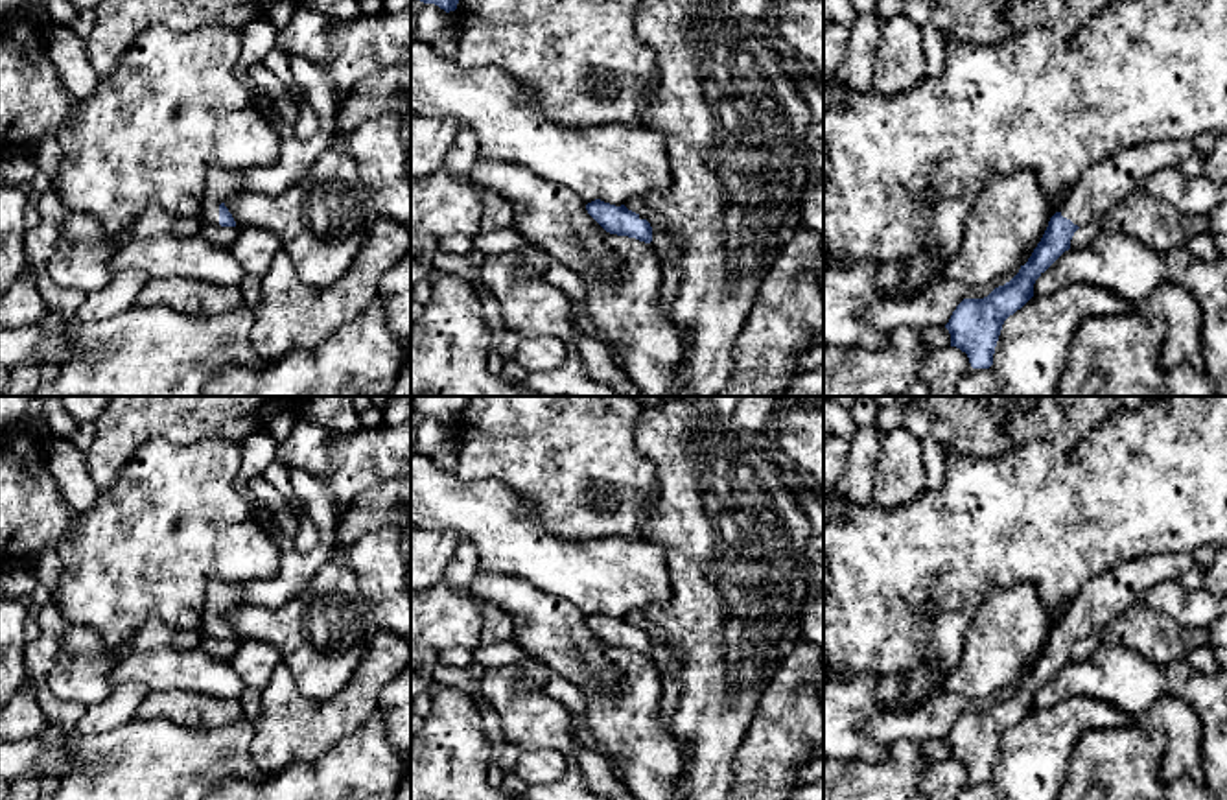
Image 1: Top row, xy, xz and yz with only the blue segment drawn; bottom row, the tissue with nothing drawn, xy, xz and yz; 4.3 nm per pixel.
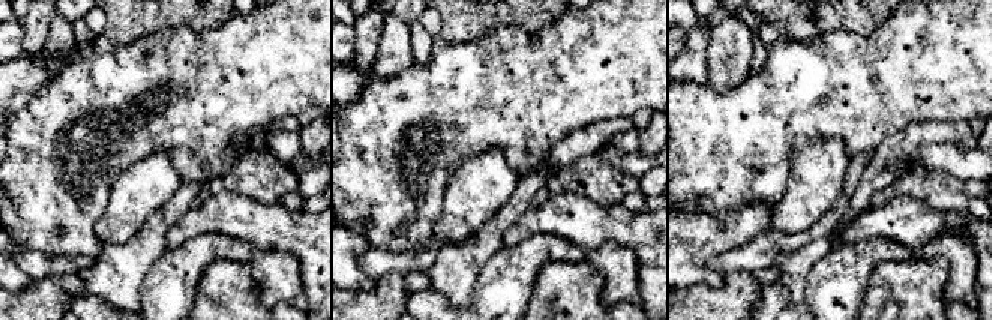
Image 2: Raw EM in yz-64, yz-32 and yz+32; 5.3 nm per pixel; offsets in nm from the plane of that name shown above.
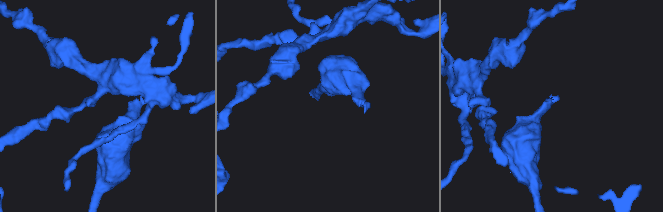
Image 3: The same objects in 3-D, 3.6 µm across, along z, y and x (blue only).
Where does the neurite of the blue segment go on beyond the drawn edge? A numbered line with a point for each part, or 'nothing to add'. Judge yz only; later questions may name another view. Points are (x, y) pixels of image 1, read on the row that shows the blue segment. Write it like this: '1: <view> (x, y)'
1: yz (1111, 179)

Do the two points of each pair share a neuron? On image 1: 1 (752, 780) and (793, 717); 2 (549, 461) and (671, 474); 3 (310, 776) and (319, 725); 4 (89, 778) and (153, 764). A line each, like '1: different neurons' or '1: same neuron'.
1: same neuron
2: different neurons
3: different neurons
4: same neuron

